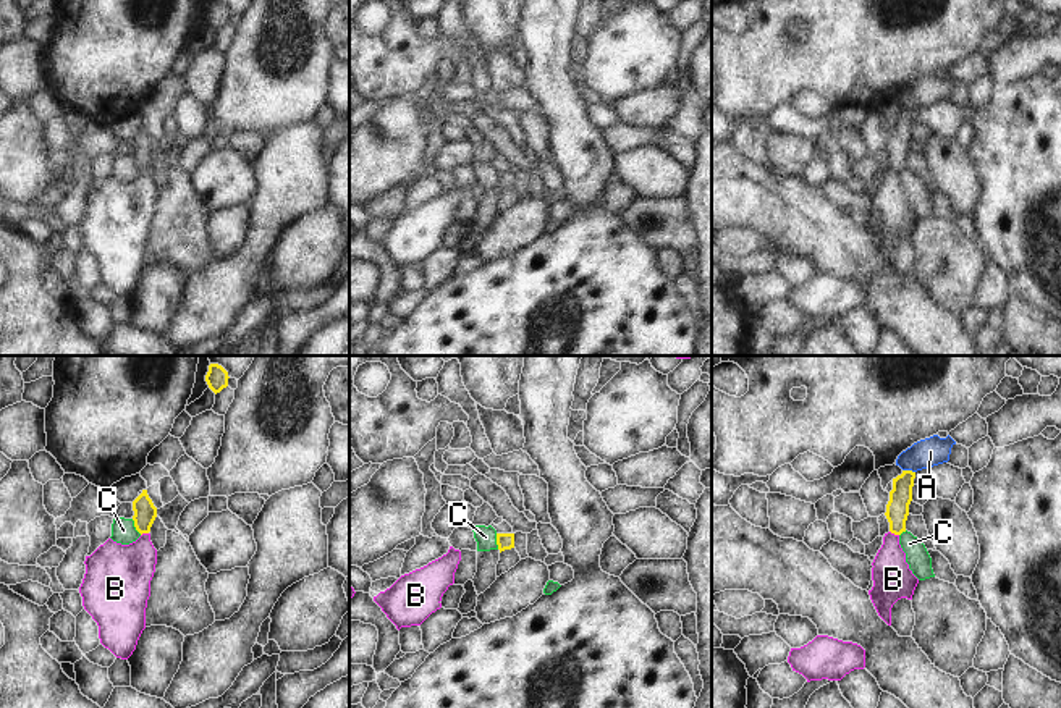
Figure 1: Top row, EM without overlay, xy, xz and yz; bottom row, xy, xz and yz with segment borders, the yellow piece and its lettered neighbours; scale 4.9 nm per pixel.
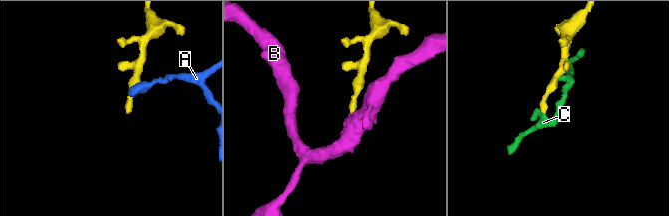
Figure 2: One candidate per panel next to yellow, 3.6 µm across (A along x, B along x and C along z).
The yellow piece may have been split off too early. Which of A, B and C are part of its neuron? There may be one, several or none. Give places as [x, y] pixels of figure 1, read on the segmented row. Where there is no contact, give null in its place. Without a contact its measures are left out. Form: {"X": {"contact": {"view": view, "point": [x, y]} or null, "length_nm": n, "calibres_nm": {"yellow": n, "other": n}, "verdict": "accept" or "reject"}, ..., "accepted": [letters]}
{"A": {"contact": {"view": "yz", "point": [909, 471]}, "length_nm": 70, "calibres_nm": {"yellow": 110, "other": 140}, "verdict": "reject"}, "B": {"contact": {"view": "yz", "point": [895, 534]}, "length_nm": 50, "calibres_nm": {"yellow": 110, "other": 200}, "verdict": "accept"}, "C": {"contact": {"view": "xy", "point": [135, 526]}, "length_nm": 90, "calibres_nm": {"yellow": 110, "other": 120}, "verdict": "reject"}, "accepted": ["B"]}

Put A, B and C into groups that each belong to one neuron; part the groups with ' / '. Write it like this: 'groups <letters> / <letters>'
groups A C / B

